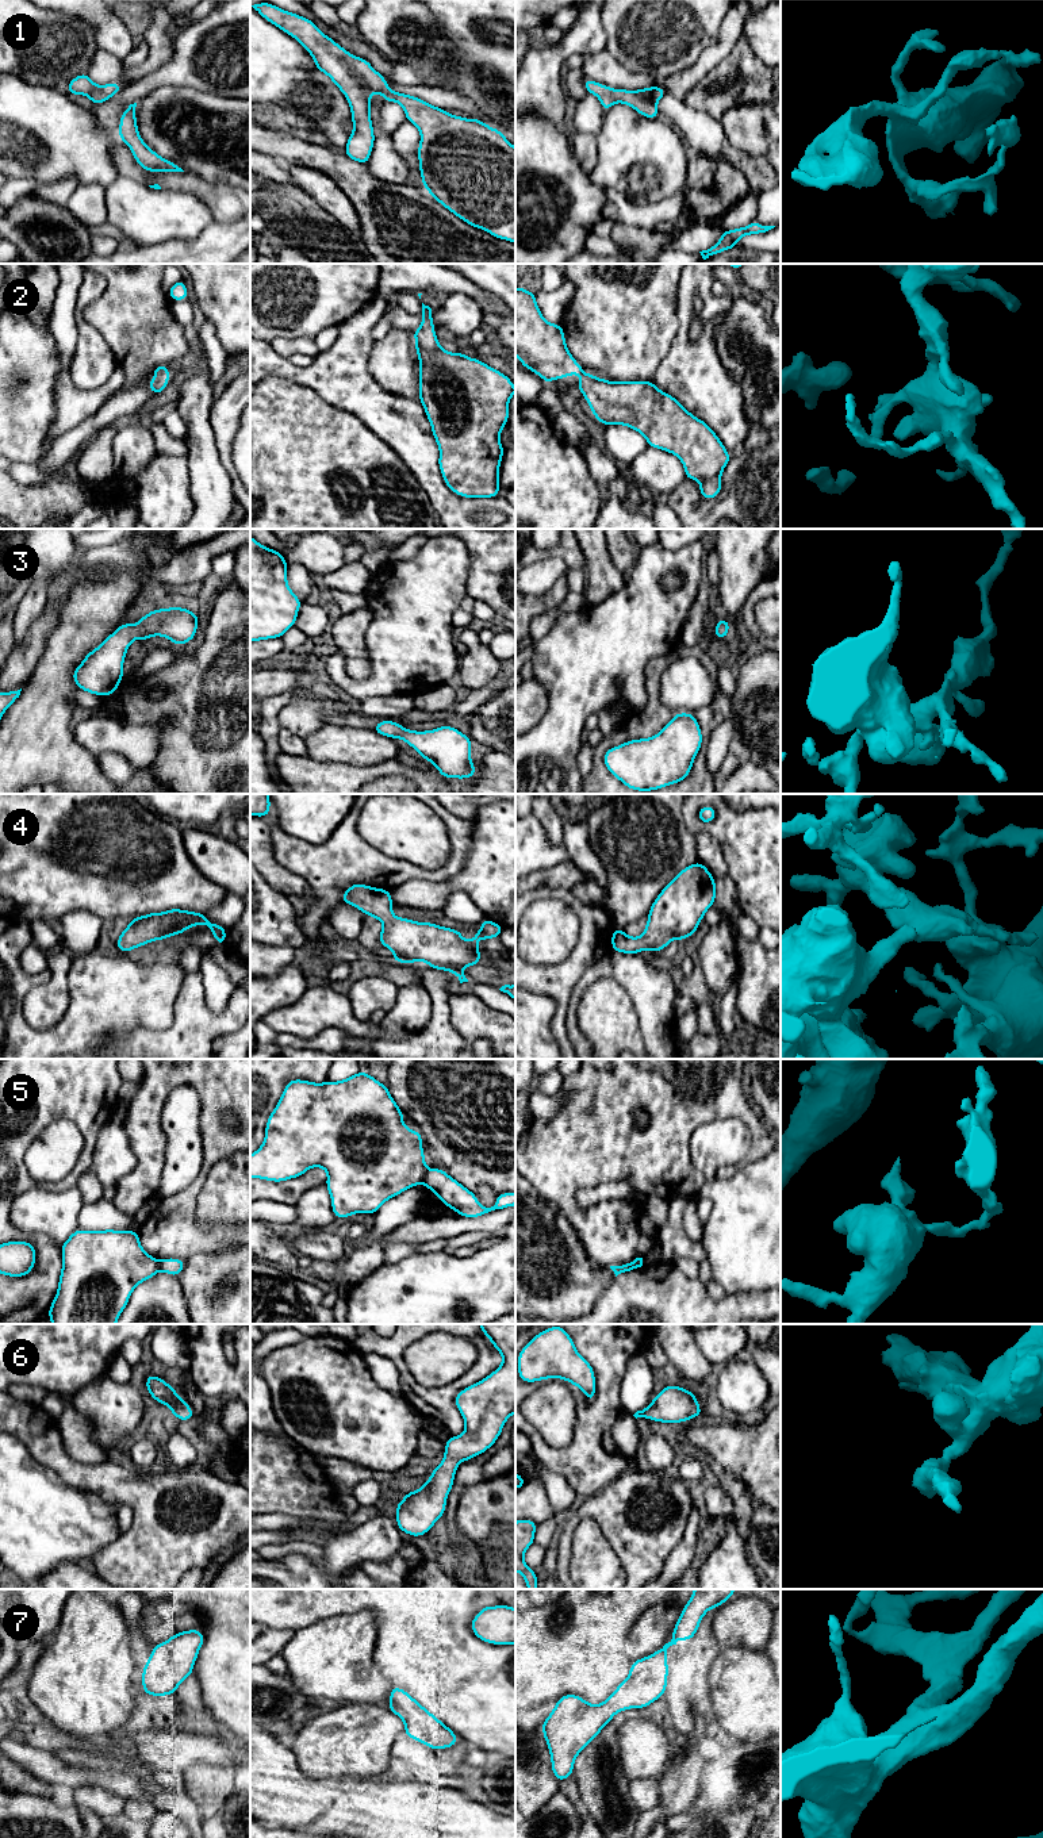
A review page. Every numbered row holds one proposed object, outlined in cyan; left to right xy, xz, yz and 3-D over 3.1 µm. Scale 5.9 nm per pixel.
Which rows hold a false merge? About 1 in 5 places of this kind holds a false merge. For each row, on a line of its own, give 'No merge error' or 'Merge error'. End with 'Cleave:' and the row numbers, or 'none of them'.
1: No merge error
2: No merge error
3: No merge error
4: No merge error
5: Merge error
6: No merge error
7: No merge error
Cleave: 5

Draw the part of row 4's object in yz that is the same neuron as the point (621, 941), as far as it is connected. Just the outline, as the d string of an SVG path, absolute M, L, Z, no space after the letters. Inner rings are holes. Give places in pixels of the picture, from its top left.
M699 862L683 868L678 875L660 891L651 905L648 922L640 937L630 937L624 929L614 929L611 935L611 949L622 953L639 953L644 949L659 952L666 948L674 939L685 940L695 933L703 914L716 901L716 879L709 870Z

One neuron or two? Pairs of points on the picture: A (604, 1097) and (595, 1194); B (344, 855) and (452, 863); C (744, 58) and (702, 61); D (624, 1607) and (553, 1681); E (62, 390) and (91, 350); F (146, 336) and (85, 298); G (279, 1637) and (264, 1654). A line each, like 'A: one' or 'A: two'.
A: two
B: one
C: two
D: one
E: two
F: two
G: one

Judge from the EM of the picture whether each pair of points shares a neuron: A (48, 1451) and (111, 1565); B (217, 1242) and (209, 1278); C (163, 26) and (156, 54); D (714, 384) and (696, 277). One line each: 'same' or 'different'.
A: same
B: different
C: same
D: same

